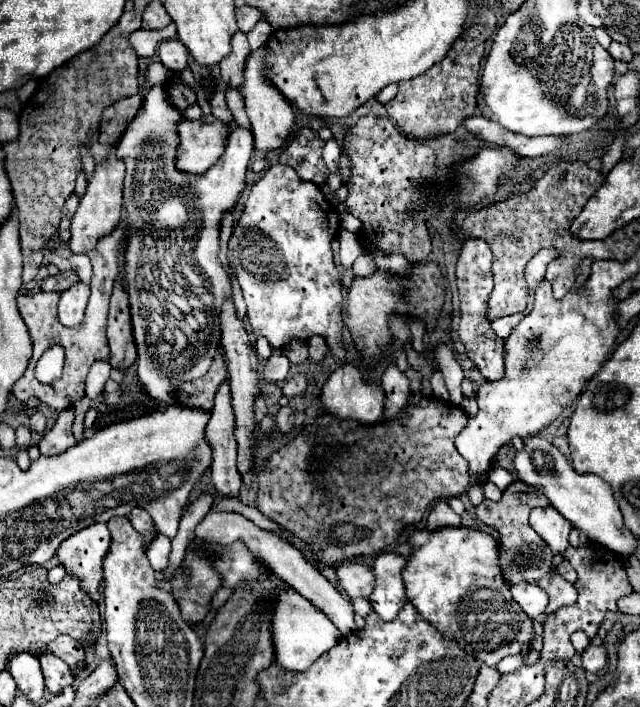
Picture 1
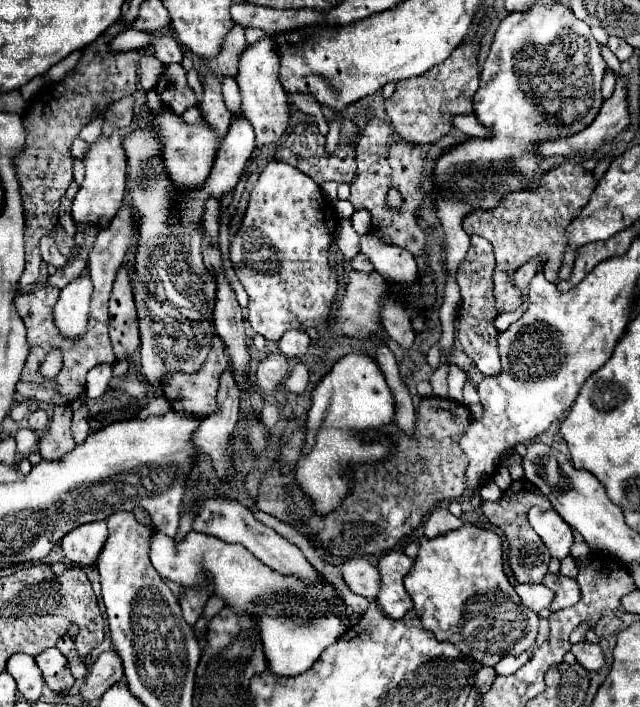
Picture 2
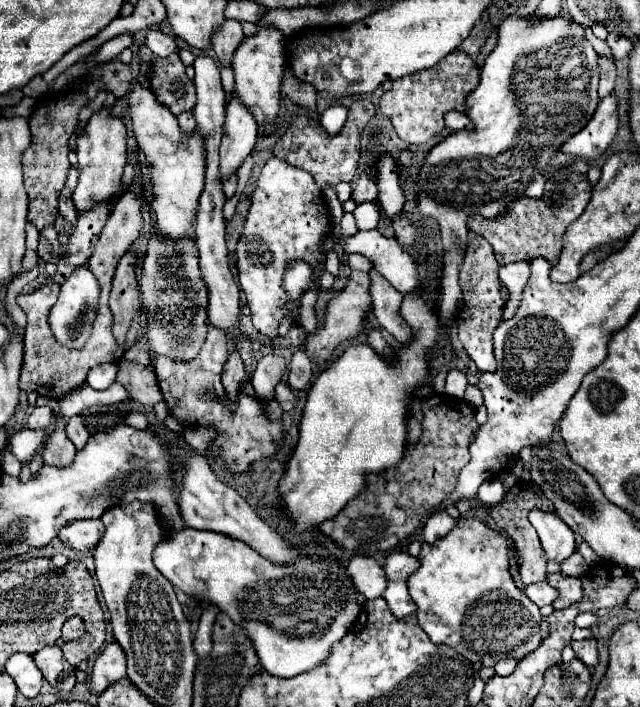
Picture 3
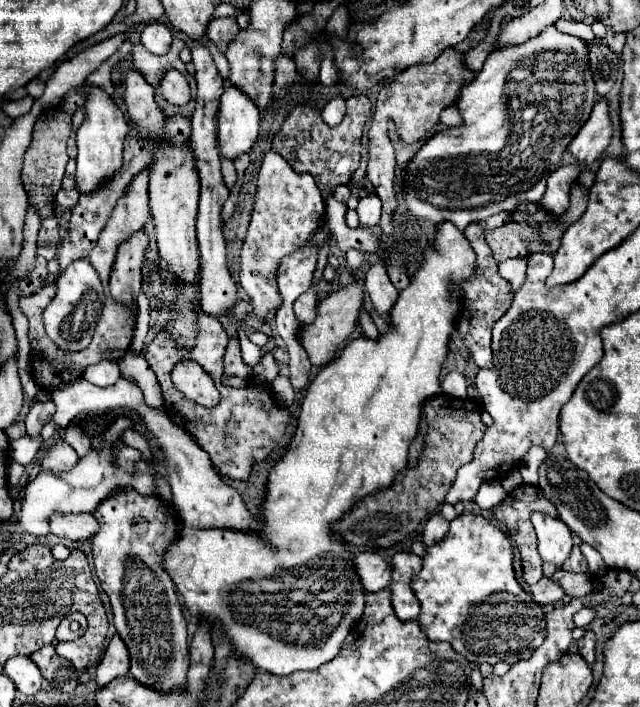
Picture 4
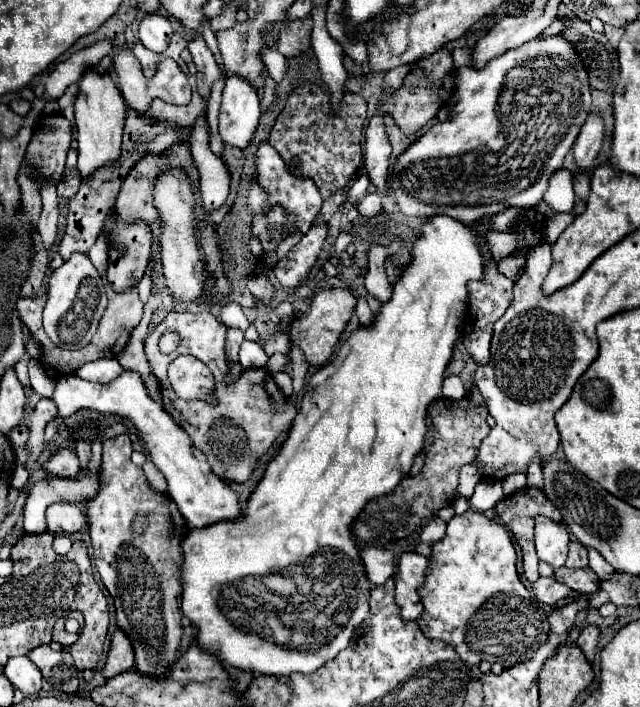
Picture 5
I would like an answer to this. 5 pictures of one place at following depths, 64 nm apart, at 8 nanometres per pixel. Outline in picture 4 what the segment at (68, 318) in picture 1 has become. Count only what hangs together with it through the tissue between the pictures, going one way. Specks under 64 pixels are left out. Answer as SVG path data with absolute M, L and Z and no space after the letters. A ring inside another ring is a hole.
M86 258L74 260L56 278L56 296L44 310L46 334L62 350L68 350L68 352L84 350L94 336L94 328L100 318L102 306L104 306L104 288L102 288L100 278L96 276L96 270Z

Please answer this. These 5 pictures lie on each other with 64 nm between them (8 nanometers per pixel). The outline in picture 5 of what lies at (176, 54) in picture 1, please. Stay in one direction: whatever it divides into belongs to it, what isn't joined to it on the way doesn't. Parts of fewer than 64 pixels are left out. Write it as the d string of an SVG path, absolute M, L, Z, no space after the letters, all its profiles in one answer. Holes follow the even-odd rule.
M146 14L142 20L140 20L140 26L138 26L138 38L140 42L152 50L152 52L164 52L166 46L170 44L170 38L172 38L172 26L170 26L170 20L162 14Z

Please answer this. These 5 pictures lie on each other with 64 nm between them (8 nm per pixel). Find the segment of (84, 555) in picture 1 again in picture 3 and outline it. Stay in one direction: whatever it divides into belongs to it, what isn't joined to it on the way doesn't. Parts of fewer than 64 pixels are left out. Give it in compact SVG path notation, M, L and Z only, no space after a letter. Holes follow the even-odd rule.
M76 520L58 530L58 538L78 550L92 550L104 534L104 524L100 520Z

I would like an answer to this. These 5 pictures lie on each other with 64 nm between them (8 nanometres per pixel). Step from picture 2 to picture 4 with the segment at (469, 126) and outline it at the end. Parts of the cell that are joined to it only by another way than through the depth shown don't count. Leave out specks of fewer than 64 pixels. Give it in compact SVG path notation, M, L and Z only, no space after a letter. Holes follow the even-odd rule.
M448 106L442 114L440 114L440 122L446 124L446 126L458 126L462 120L460 120L460 114L454 106Z

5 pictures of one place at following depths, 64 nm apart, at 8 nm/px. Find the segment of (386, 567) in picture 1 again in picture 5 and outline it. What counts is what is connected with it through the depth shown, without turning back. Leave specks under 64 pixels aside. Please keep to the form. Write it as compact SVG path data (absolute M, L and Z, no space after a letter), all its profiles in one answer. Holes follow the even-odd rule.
M406 552L398 560L396 570L396 604L402 608L404 620L416 620L422 614L420 586L424 584L430 560L418 552Z

